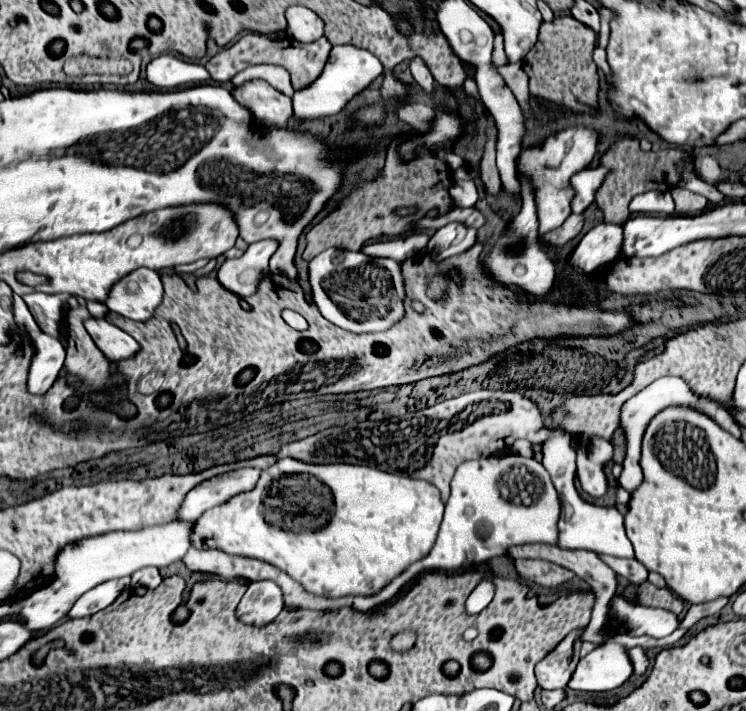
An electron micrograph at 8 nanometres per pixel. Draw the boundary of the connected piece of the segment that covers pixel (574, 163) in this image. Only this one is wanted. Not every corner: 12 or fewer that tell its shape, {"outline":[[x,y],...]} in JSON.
{"outline":[[568,128],[518,156],[534,184],[540,234],[570,214],[570,176],[596,154],[596,130]]}

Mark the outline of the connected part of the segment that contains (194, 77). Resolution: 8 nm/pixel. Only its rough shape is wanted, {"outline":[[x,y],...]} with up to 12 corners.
{"outline":[[162,54],[148,62],[146,80],[158,90],[204,84],[202,64]]}

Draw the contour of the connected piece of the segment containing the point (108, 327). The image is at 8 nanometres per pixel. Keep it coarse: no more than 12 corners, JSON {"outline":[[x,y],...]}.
{"outline":[[88,318],[88,334],[110,362],[126,360],[140,344],[118,326]]}

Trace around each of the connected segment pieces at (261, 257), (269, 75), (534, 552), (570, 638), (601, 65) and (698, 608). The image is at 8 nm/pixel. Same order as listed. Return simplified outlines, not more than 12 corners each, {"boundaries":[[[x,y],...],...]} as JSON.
{"boundaries":[[[278,240],[249,246],[242,258],[224,260],[218,282],[245,298],[270,274]],[[254,64],[238,72],[234,86],[254,78],[268,80],[286,96],[294,94],[288,70],[276,64]],[[548,544],[508,548],[508,558],[542,558],[572,570],[590,586],[592,620],[584,642],[602,642],[618,574],[590,550]],[[572,630],[536,664],[540,688],[566,688],[582,646]],[[596,47],[593,60],[604,74],[611,74],[605,49]],[[728,598],[696,604],[680,620],[678,628],[692,628],[698,620],[720,612]]]}

